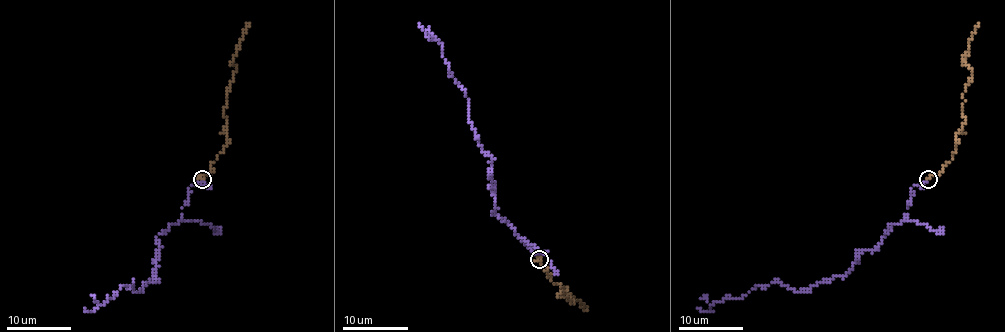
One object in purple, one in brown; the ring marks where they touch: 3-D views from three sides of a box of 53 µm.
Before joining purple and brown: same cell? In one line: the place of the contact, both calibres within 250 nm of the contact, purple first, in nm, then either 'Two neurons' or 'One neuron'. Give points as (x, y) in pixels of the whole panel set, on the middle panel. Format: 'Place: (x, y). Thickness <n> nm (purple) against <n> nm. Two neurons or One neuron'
Place: (539, 259). Thickness 240 nm (purple) against 360 nm. One neuron

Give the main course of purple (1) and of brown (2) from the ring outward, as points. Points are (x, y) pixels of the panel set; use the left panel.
1: (202, 179), (179, 223), (156, 236), (155, 281), (122, 286), (92, 312), (84, 307)
2: (202, 179), (213, 171), (211, 165), (224, 148), (228, 87), (247, 24)

